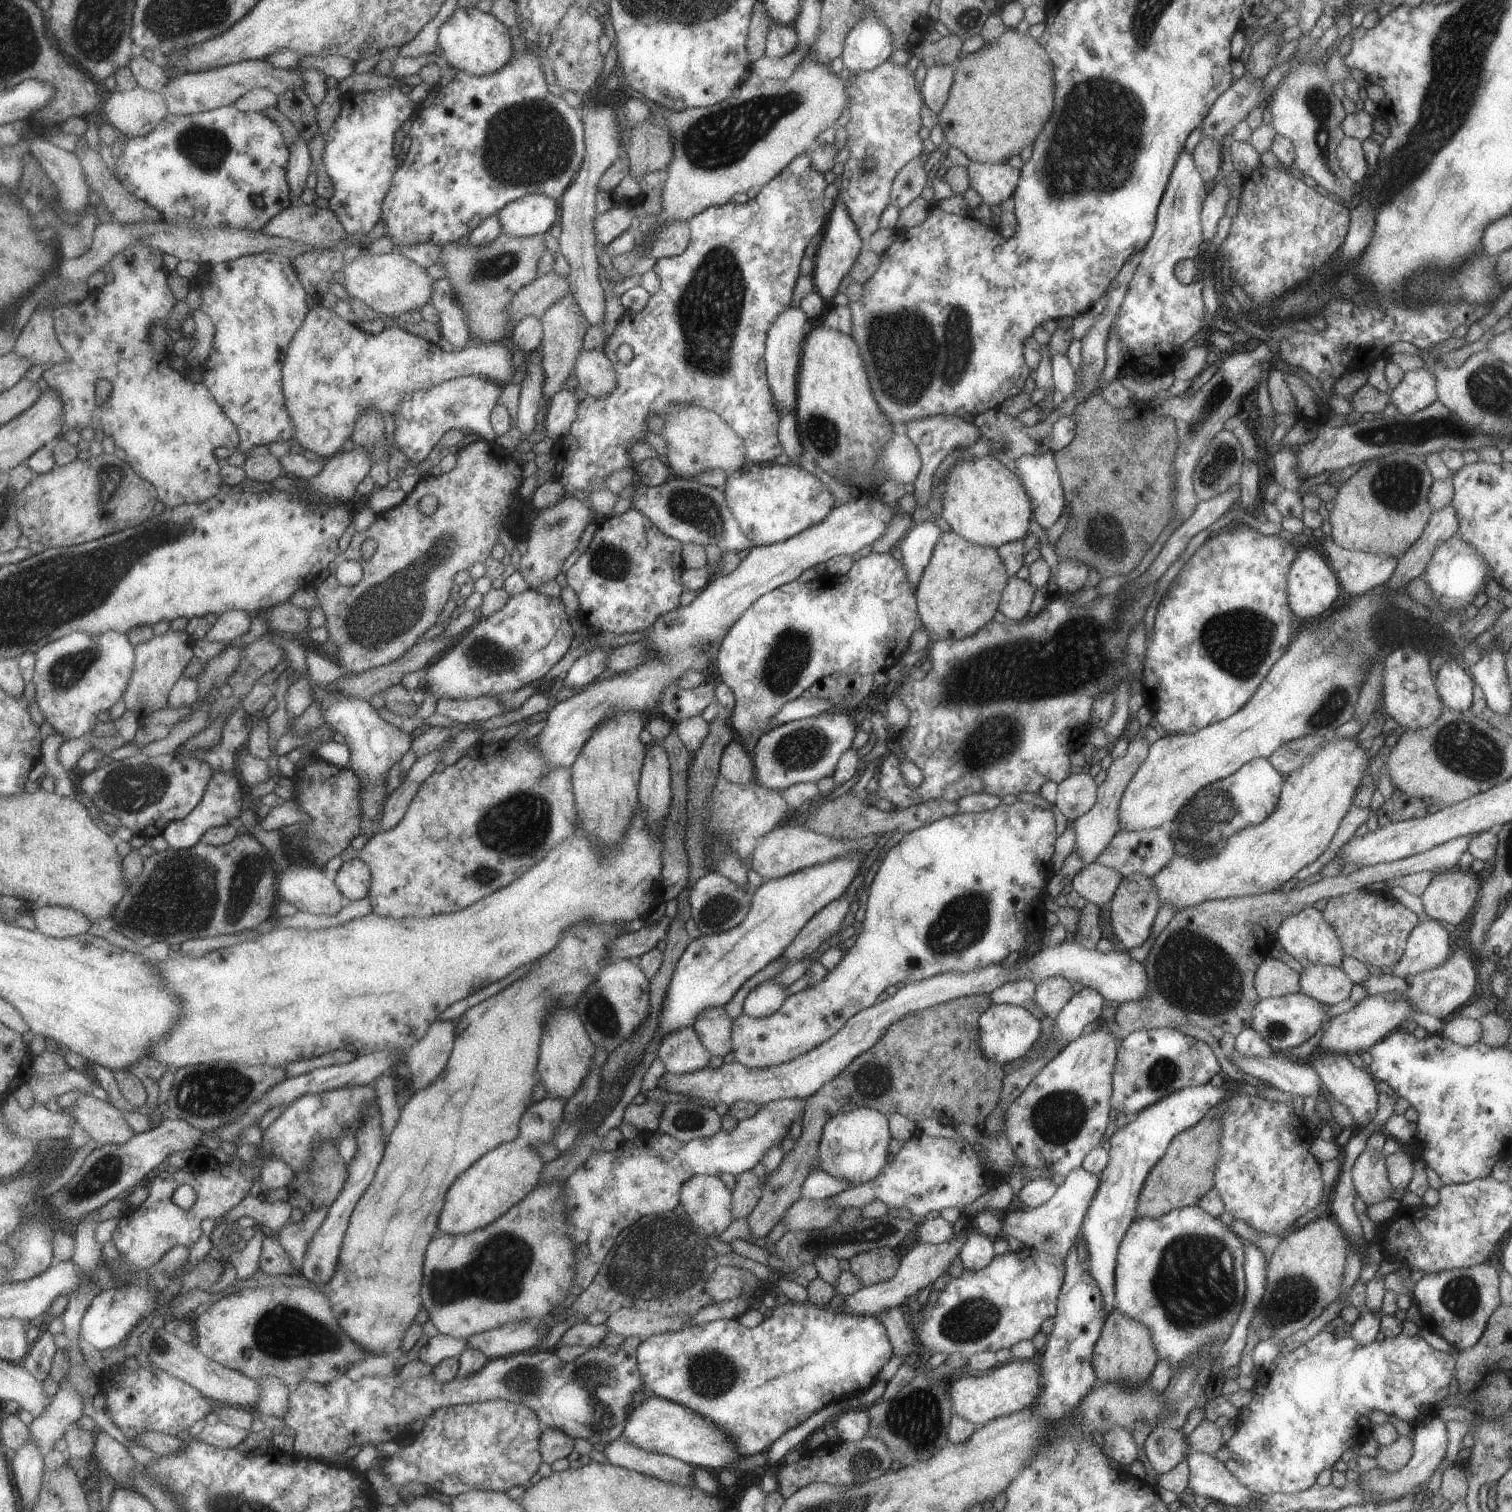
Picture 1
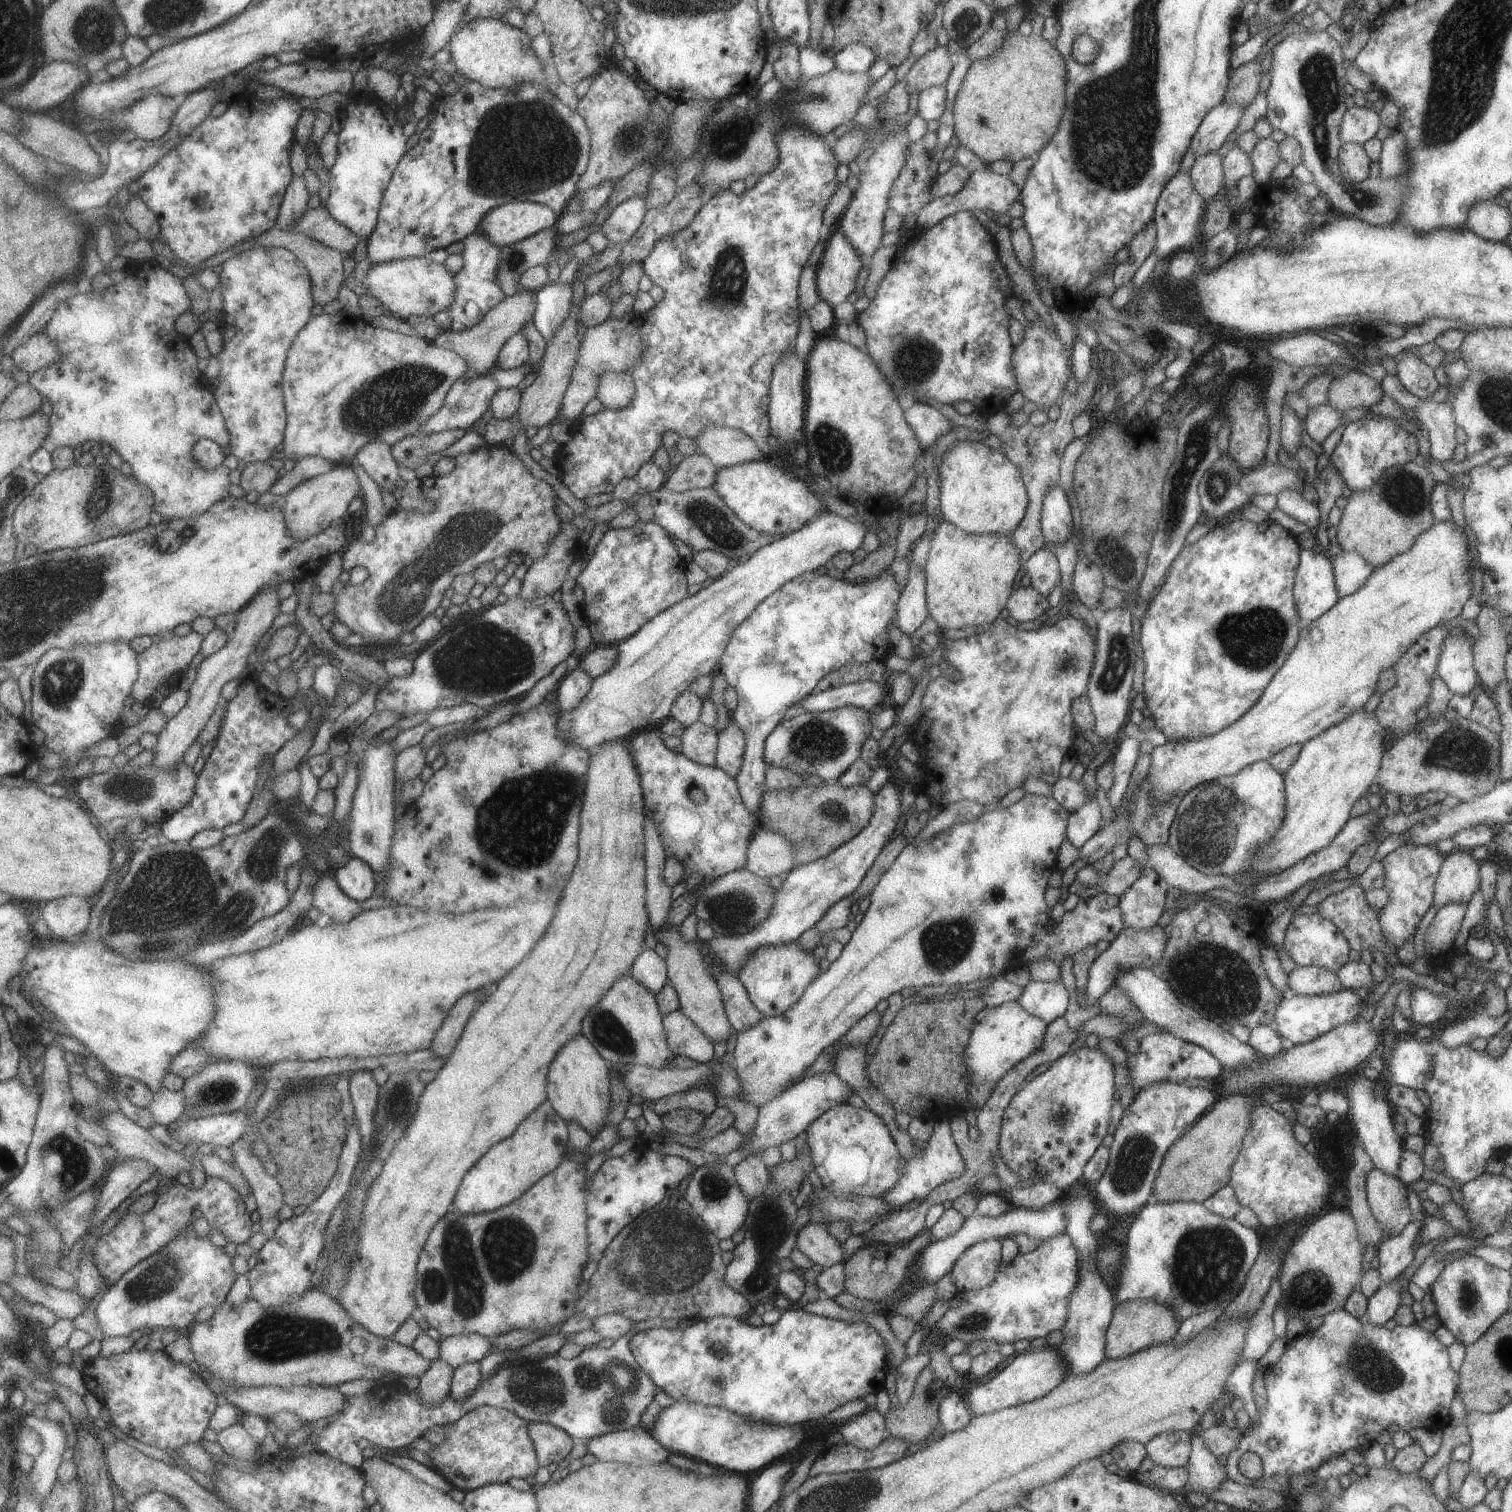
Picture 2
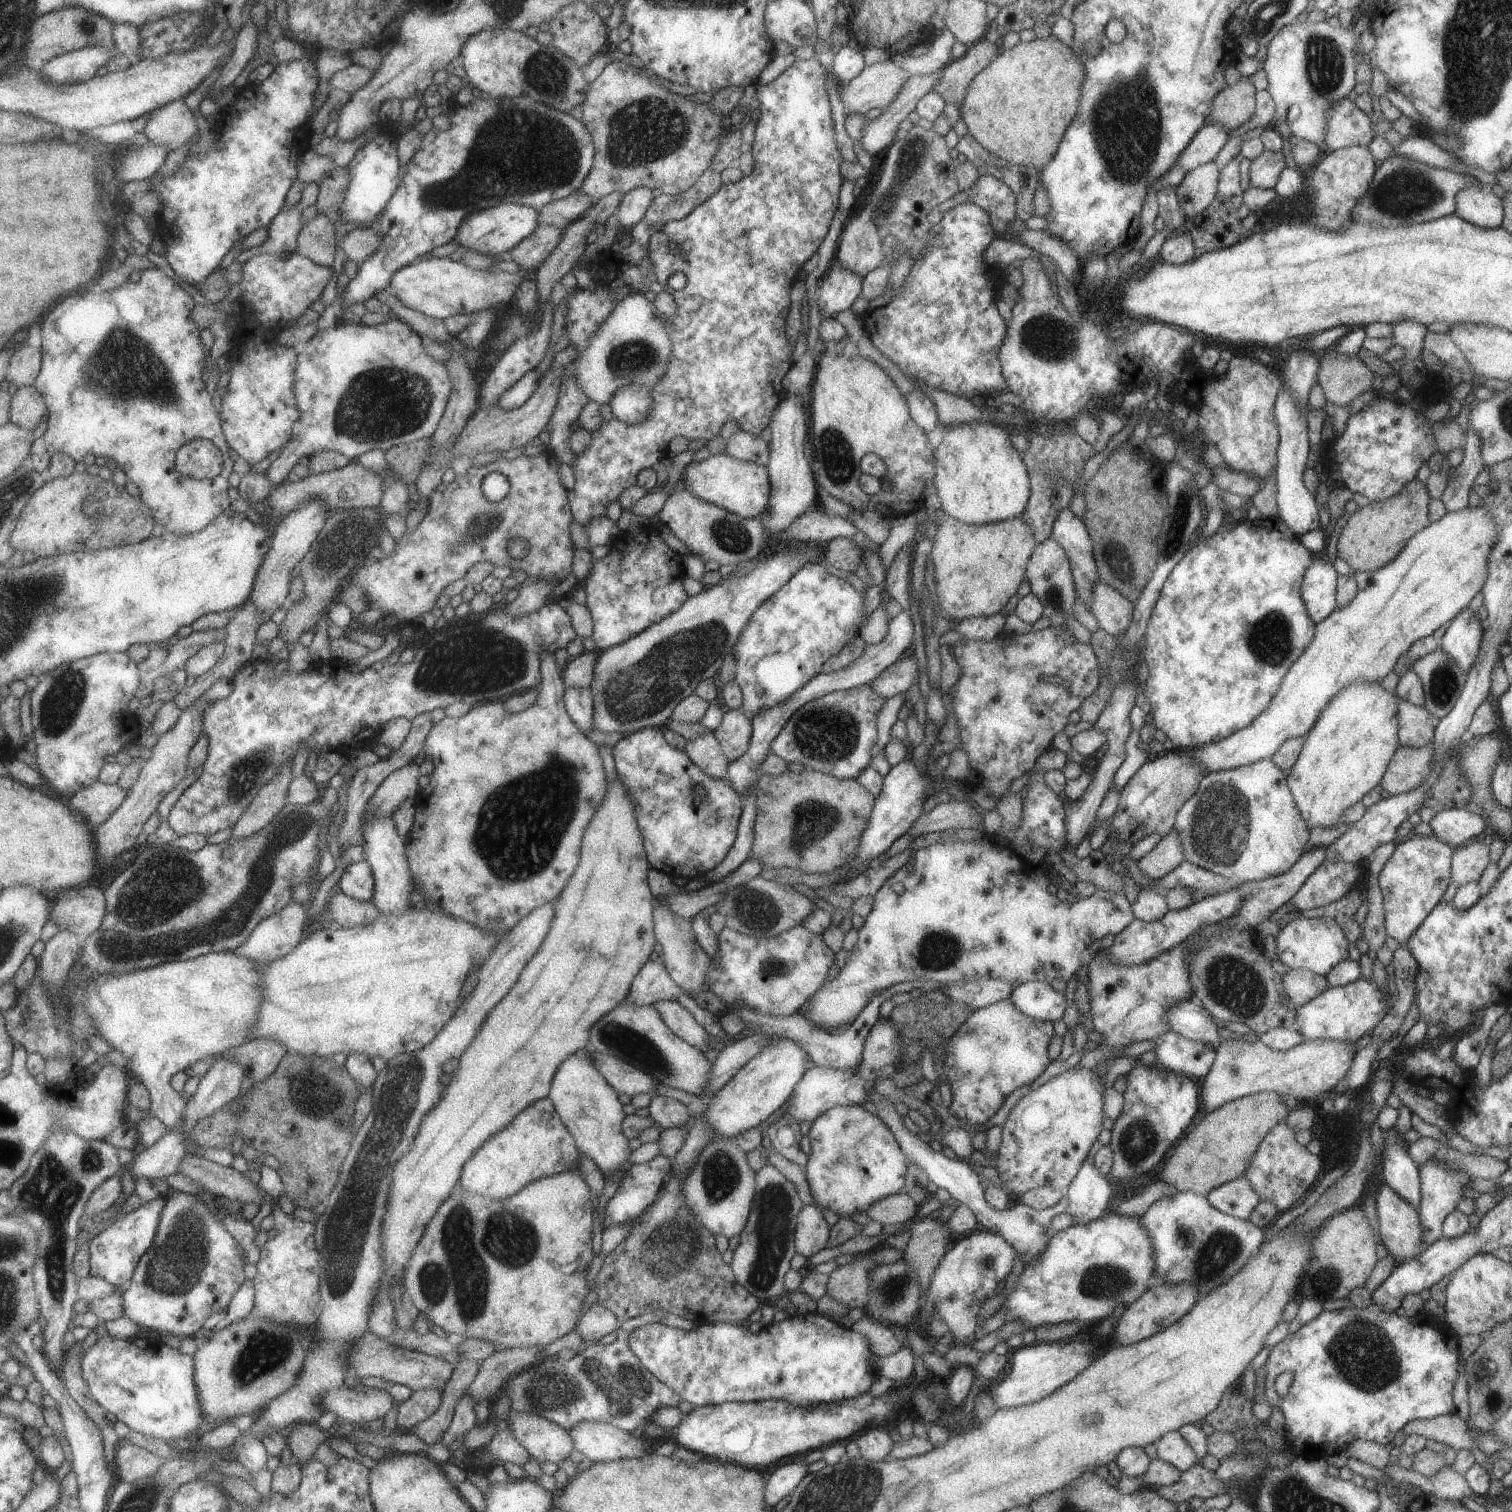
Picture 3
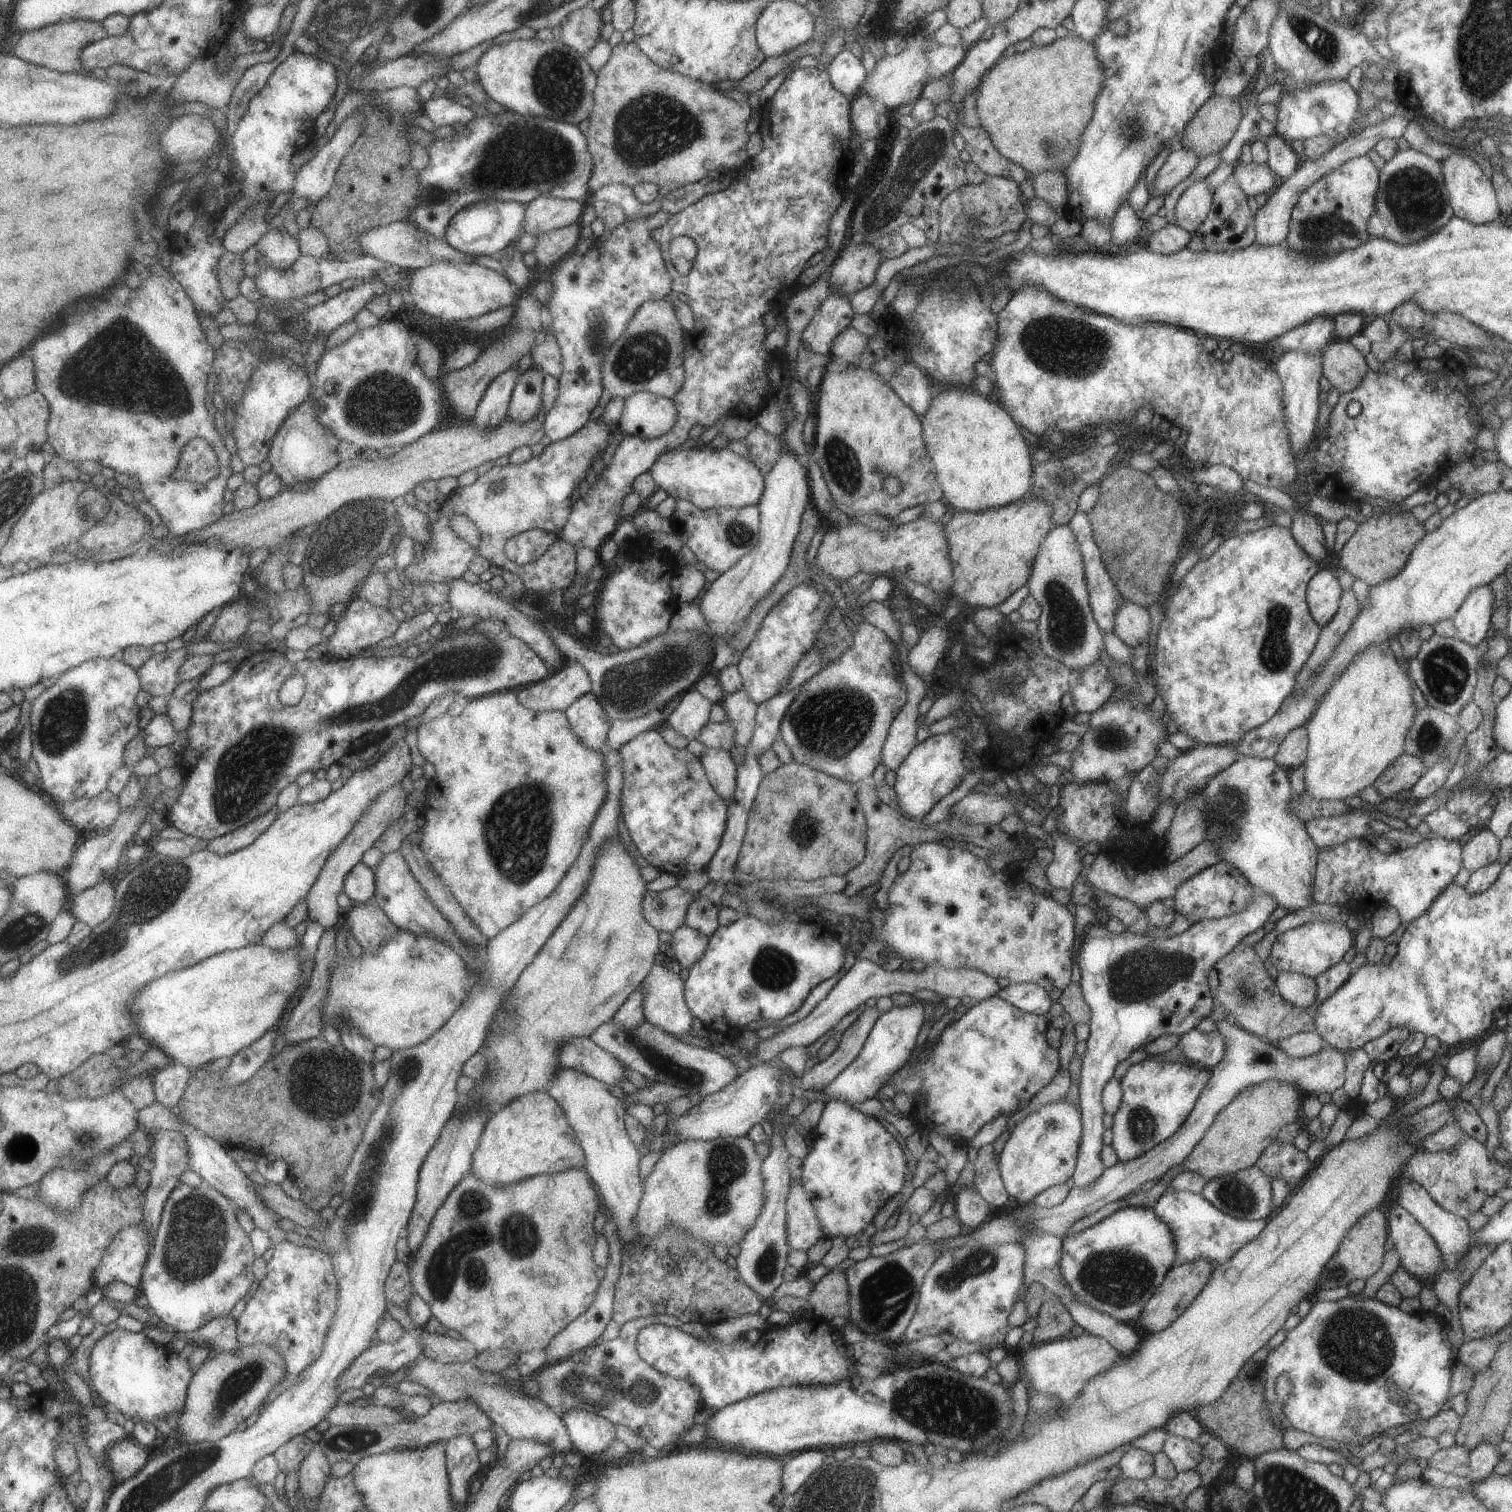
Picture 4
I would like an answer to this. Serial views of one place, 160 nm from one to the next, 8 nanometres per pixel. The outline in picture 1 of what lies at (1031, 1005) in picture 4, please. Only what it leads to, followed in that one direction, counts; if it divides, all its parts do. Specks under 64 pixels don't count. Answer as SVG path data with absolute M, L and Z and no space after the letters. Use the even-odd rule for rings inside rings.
M1047 978L1036 985L1033 1000L1044 1016L1053 1016L1063 1008L1073 994L1072 984L1065 978Z

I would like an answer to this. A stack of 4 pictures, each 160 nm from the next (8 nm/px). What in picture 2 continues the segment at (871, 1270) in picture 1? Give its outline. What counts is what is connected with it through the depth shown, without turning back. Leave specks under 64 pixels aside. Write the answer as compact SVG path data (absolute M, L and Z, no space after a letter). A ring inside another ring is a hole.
M924 1229L920 1235L917 1235L909 1242L902 1245L889 1244L868 1244L858 1248L851 1257L844 1262L845 1291L858 1299L868 1301L881 1301L894 1294L900 1284L904 1282L907 1270L911 1268L917 1254L932 1242L931 1234L928 1229ZM881 1258L885 1260L885 1270L875 1274L869 1270L869 1265L873 1259Z

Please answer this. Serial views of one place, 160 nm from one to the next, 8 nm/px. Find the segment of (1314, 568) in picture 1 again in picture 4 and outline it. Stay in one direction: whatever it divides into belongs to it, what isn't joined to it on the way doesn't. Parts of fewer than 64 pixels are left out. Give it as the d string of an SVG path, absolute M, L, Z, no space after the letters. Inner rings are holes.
M1321 568L1307 584L1306 604L1313 621L1321 628L1337 611L1341 588L1329 570Z

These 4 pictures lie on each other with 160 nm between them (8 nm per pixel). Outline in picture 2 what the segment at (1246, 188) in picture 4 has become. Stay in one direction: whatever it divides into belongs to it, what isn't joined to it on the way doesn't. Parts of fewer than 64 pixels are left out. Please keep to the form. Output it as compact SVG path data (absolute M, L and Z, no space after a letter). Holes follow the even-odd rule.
M1270 136L1259 139L1251 153L1251 165L1253 166L1252 178L1258 186L1272 182L1271 172L1279 164L1279 152L1277 152L1277 143Z

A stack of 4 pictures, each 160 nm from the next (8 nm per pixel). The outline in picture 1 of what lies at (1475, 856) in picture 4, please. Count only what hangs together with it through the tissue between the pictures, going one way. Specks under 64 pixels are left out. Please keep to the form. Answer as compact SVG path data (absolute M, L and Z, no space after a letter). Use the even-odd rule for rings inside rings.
M1456 866L1431 878L1421 894L1423 911L1446 927L1458 925L1478 900L1479 884L1469 869Z

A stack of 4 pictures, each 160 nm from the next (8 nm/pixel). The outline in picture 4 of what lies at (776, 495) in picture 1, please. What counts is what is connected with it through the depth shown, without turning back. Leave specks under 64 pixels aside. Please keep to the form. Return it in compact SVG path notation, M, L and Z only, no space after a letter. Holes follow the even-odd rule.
M680 445L677 448L673 448L673 450L661 452L661 455L655 458L655 462L653 462L648 472L653 478L656 489L663 490L667 497L674 500L687 500L696 508L704 509L705 511L713 508L745 508L745 506L753 506L753 504L758 504L764 490L764 477L751 461L743 458L743 456L734 454L731 450L715 450L709 448L708 445L689 449Z

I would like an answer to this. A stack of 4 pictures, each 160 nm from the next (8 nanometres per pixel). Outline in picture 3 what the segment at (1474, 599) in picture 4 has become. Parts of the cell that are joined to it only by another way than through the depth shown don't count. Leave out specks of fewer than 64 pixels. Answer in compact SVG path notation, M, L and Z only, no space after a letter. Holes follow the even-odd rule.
M1465 607L1453 620L1449 621L1440 647L1459 668L1468 672L1480 649L1482 613Z

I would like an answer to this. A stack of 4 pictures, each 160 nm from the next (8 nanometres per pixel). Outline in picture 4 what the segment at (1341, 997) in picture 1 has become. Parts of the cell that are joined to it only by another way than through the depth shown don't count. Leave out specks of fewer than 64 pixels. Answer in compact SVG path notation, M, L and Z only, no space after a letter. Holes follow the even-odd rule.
M1279 972L1274 979L1279 995L1287 1003L1303 1010L1311 1009L1317 998L1317 986L1313 978L1293 972Z

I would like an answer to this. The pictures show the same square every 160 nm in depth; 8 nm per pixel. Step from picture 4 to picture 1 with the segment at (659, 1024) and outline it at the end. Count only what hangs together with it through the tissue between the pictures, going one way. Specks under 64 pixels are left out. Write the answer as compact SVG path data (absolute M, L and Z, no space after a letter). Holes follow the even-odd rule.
M692 1026L669 1032L657 1046L655 1056L671 1076L699 1072L709 1064L711 1058Z

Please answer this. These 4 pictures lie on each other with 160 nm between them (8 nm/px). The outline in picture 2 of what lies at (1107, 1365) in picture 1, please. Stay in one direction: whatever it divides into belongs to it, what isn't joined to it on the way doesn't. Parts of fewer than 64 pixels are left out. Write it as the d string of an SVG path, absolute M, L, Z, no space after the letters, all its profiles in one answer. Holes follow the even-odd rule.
M1129 1300L1117 1303L1105 1332L1105 1359L1115 1360L1115 1358L1131 1356L1145 1348L1163 1344L1173 1339L1177 1328L1175 1316L1171 1316L1171 1310L1163 1304L1155 1304L1151 1300Z

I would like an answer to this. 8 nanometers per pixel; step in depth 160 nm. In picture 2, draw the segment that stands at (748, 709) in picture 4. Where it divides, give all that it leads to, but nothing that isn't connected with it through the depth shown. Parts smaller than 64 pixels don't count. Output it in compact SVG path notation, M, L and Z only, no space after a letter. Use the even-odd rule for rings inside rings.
M733 721L729 722L725 730L716 734L715 767L735 778L742 766L744 747L743 732L740 732Z

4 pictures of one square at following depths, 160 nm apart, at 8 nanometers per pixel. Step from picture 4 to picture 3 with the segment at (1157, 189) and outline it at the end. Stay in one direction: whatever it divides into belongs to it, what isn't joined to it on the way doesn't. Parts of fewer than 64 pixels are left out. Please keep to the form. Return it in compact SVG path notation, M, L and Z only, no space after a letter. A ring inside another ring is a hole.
M1211 120L1206 121L1189 144L1183 148L1183 152L1177 156L1175 166L1183 168L1187 173L1205 162L1213 161L1225 145L1227 138L1228 133L1227 130L1223 130L1223 126Z

